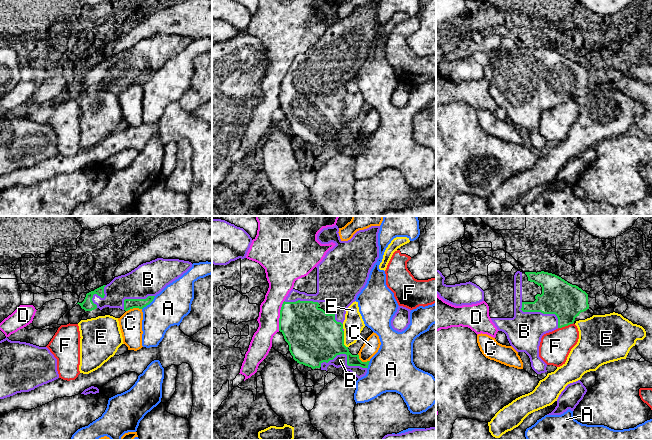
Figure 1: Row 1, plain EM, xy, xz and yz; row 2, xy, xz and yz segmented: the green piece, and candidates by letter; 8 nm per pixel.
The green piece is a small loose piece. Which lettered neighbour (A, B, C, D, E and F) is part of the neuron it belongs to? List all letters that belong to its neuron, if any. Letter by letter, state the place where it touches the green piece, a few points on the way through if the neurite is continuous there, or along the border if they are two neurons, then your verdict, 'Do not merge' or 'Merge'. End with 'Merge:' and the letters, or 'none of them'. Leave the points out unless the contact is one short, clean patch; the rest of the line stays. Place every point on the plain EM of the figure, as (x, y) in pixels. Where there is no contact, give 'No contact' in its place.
A: Touches green at xy (149, 79). Boundary: xy (155, 72), (142, 85). Do not merge
B: Touches green at xz (347, 132). Merge
C: Touches green at xy (133, 83). Boundary: xy (141, 84), (130, 84), (126, 87). Do not merge
D: Touches green at xz (280, 91). Boundary: xz (284, 76), (280, 86), (278, 106). Do not merge
E: Touches green at xz (343, 115). Do not merge
F: Touches green at yz (565, 101). Boundary: yz (573, 98), (558, 104). Do not merge
Merge: B

